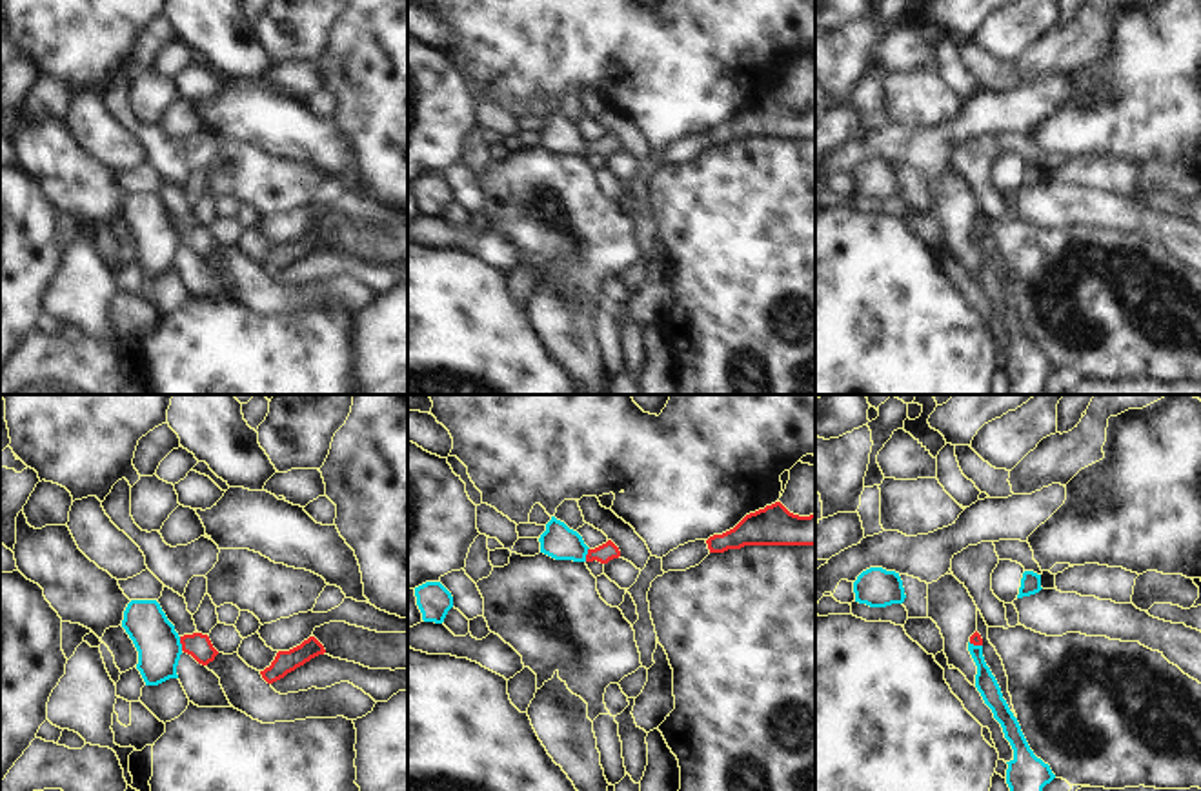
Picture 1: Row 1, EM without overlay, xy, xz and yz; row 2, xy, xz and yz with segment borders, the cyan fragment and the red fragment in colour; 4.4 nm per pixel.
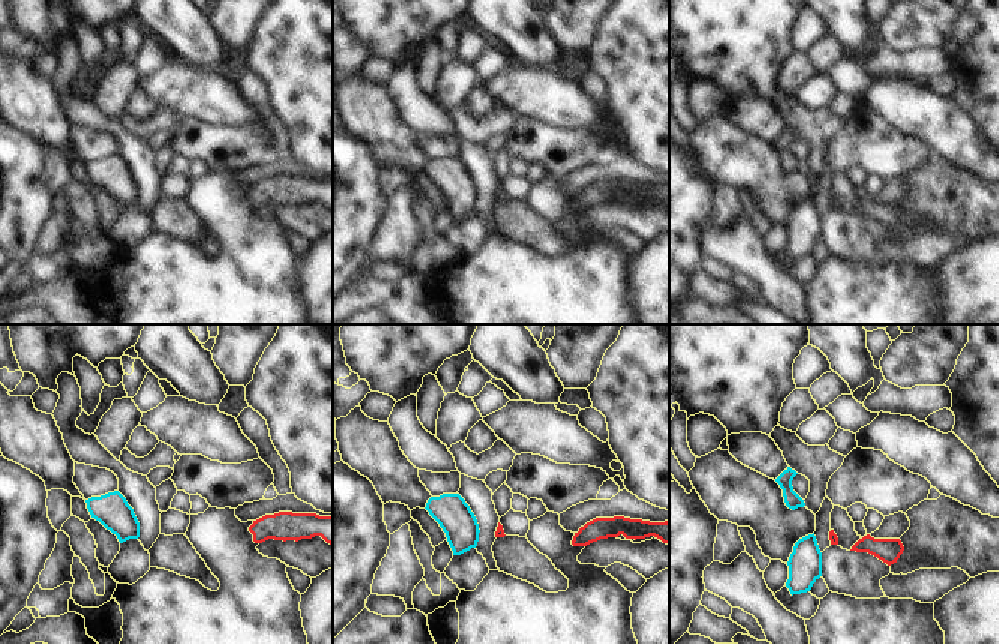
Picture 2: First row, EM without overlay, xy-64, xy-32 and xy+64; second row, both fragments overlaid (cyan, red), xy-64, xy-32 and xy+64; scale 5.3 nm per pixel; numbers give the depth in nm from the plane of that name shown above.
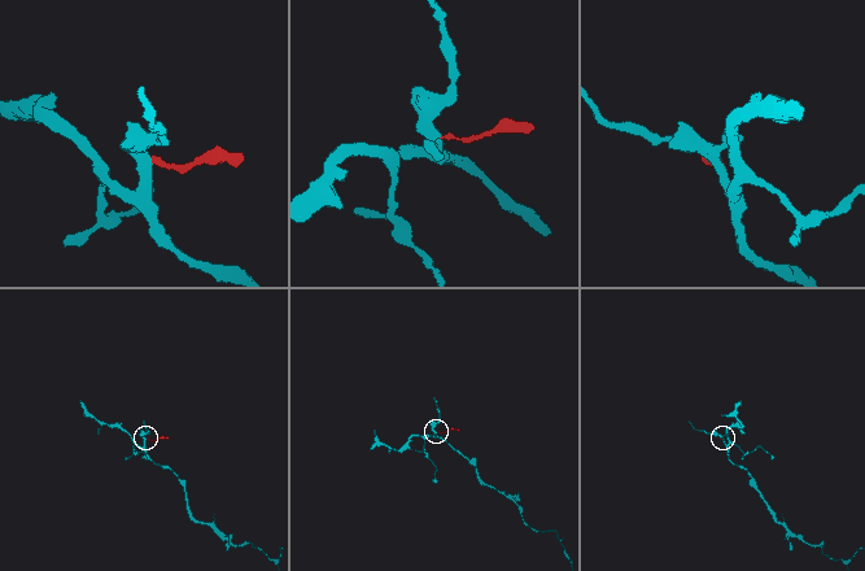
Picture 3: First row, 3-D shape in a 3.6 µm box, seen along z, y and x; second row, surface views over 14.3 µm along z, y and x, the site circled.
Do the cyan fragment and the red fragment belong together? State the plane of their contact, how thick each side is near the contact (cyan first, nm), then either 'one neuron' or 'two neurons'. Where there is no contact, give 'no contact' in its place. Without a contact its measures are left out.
contact in xy; calibres 190 and 110 nm; two neurons

